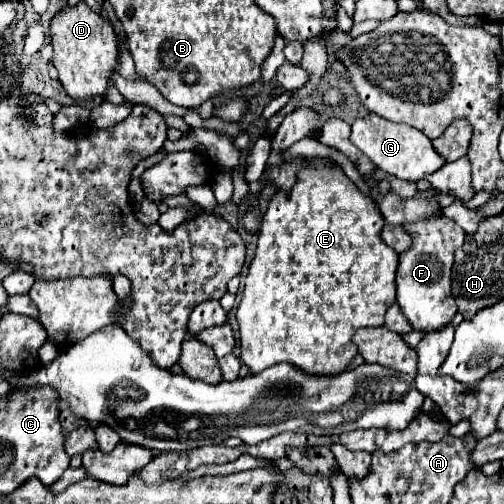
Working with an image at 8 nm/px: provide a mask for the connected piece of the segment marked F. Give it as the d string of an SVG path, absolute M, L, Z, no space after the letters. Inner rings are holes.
M435 215L415 223L403 223L403 229L411 237L411 247L399 255L397 267L397 303L413 329L435 331L449 325L457 313L455 299L451 295L451 267L453 251L463 245L465 231L449 217Z

